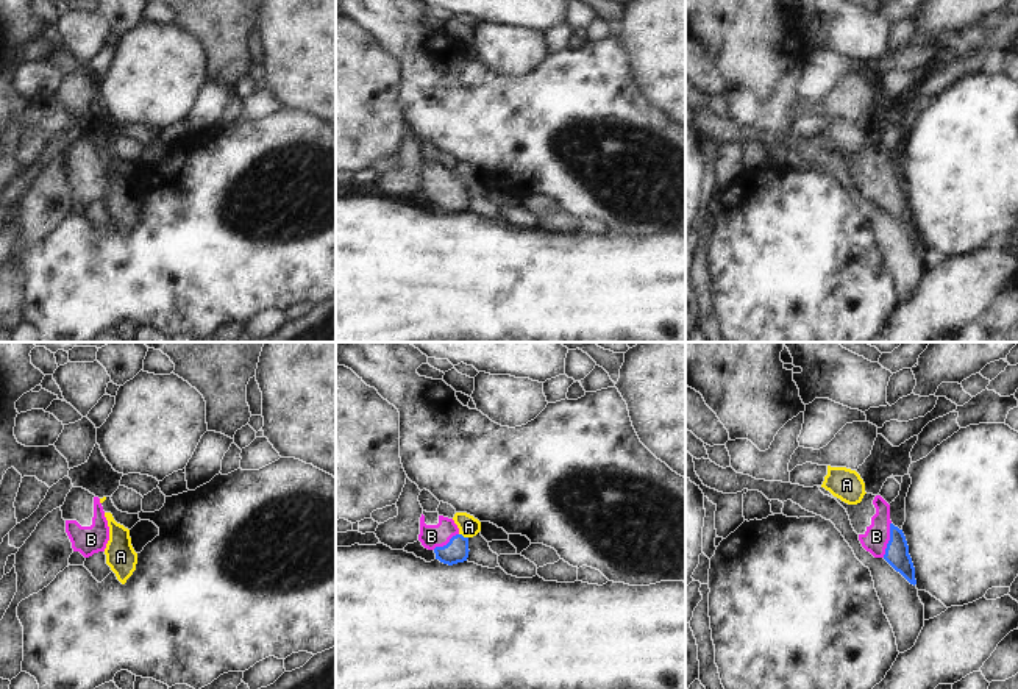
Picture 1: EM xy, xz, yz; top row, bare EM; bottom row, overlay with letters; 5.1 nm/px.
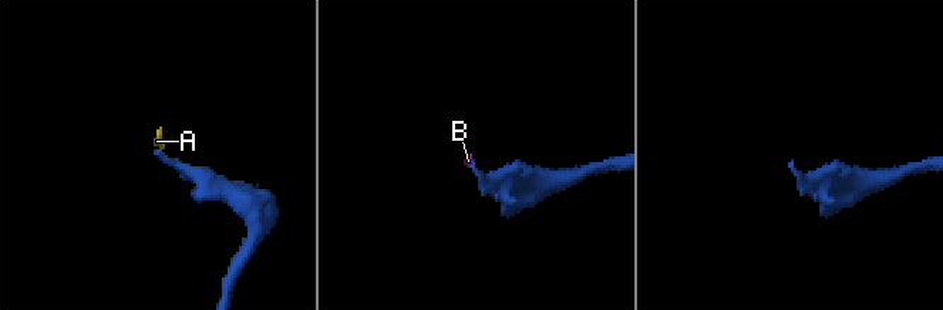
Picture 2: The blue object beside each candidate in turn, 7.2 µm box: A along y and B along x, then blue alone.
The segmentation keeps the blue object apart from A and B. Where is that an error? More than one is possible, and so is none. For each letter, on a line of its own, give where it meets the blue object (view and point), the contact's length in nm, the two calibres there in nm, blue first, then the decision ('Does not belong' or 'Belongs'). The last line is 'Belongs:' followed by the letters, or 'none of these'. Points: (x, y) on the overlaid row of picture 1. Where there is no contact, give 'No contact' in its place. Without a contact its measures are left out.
A: Touches blue at xz (462, 536). Shared border 50 nm. Thickness 120 nm (blue) against 110 nm. Does not belong
B: Touches blue at yz (890, 539). Shared border 190 nm. Thickness 130 nm (blue) against 130 nm. Belongs
Belongs: B.

